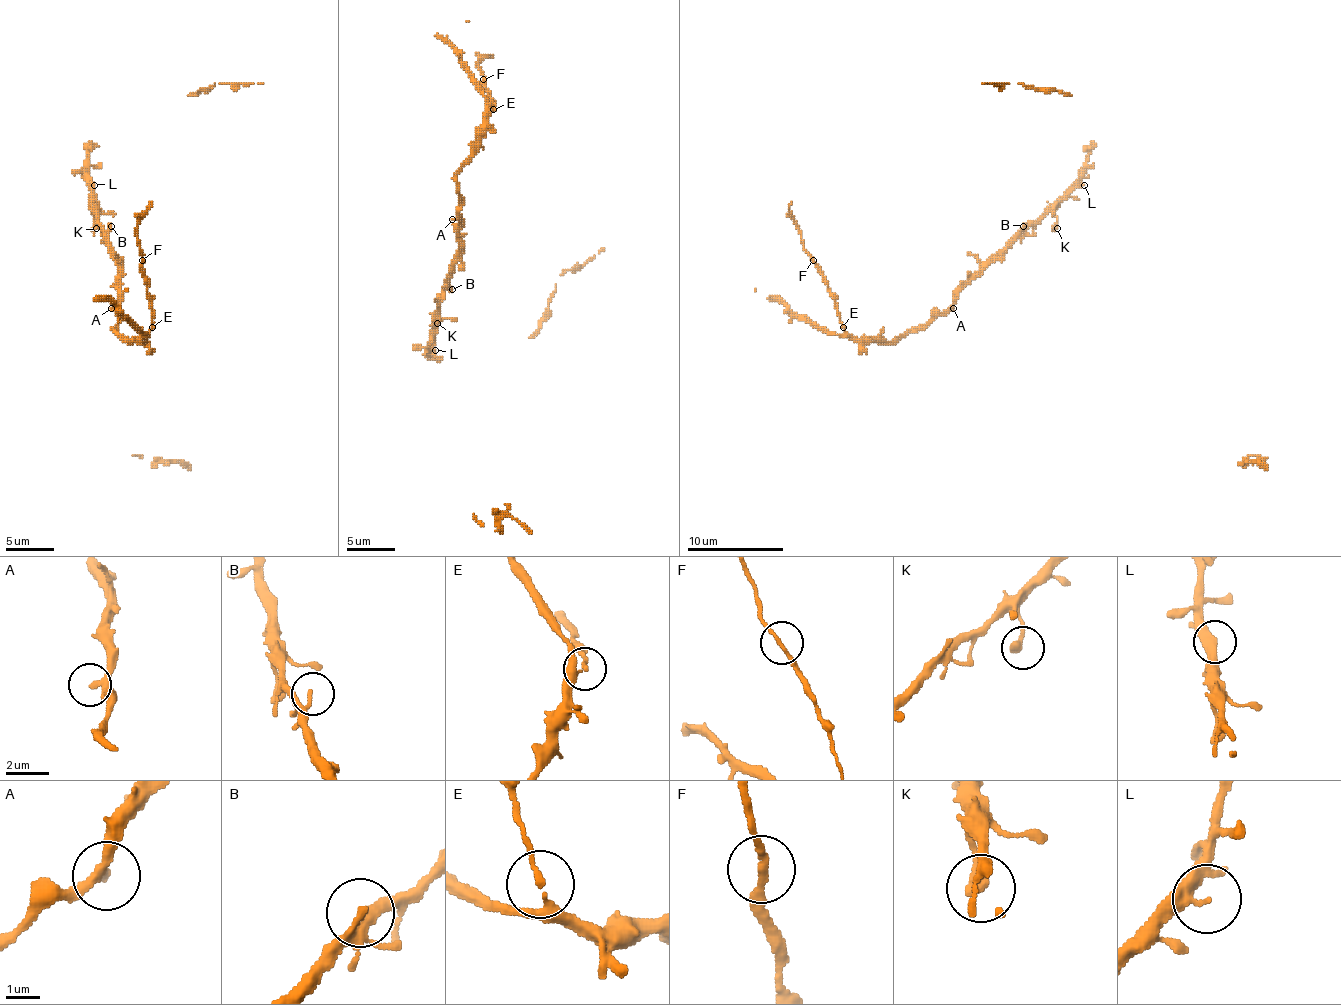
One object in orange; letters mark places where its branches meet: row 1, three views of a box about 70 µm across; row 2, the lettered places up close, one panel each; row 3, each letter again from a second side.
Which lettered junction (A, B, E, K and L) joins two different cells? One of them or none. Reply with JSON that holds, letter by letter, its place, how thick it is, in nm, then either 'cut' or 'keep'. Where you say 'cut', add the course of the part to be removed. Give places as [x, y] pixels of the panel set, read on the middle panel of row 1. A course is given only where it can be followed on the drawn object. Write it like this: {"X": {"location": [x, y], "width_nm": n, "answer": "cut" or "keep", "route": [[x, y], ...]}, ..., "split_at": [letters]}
{"A": {"location": [452, 219], "width_nm": 240, "answer": "keep"}, "B": {"location": [452, 289], "width_nm": 180, "answer": "keep"}, "E": {"location": [493, 109], "width_nm": 160, "answer": "cut", "route": [[493, 108], [493, 101], [483, 89], [483, 72], [478, 67], [488, 55], [493, 57]]}, "K": {"location": [437, 323], "width_nm": 400, "answer": "keep"}, "L": {"location": [435, 350], "width_nm": 300, "answer": "keep"}, "split_at": ["E"]}

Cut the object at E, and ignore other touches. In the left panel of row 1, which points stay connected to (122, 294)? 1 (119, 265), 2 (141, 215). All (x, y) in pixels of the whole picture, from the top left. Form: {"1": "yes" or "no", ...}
{"1": "yes", "2": "no"}

